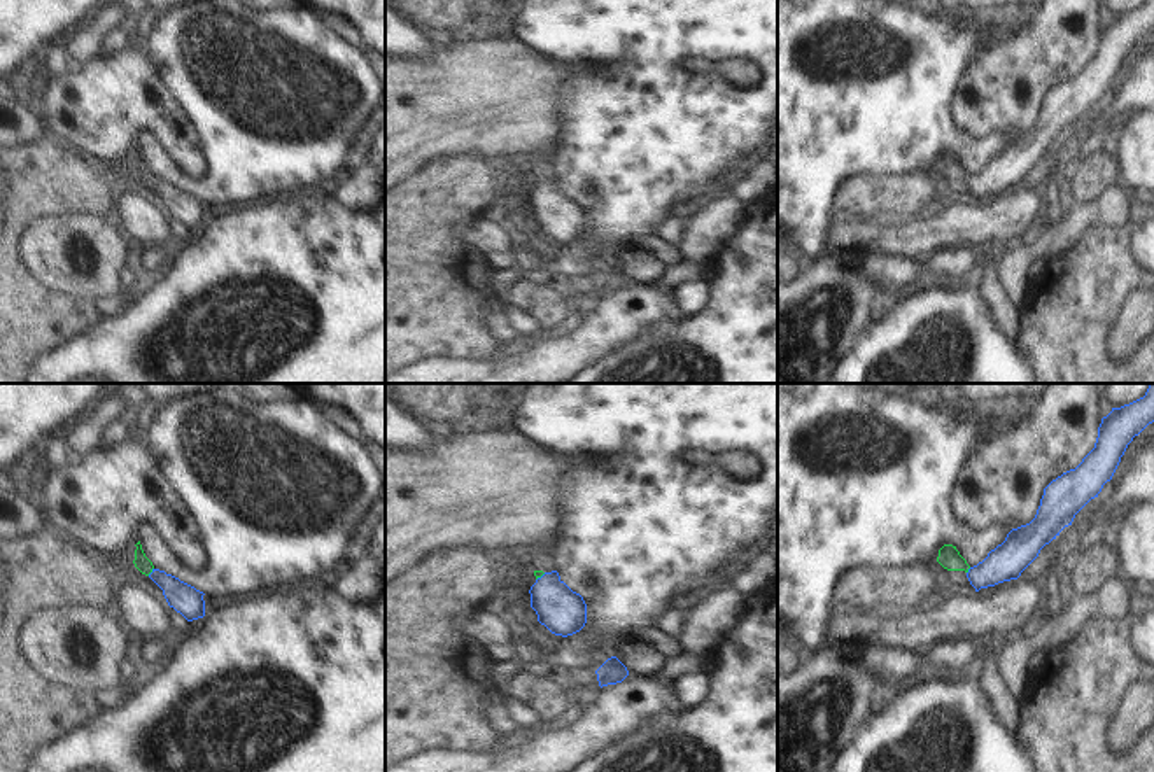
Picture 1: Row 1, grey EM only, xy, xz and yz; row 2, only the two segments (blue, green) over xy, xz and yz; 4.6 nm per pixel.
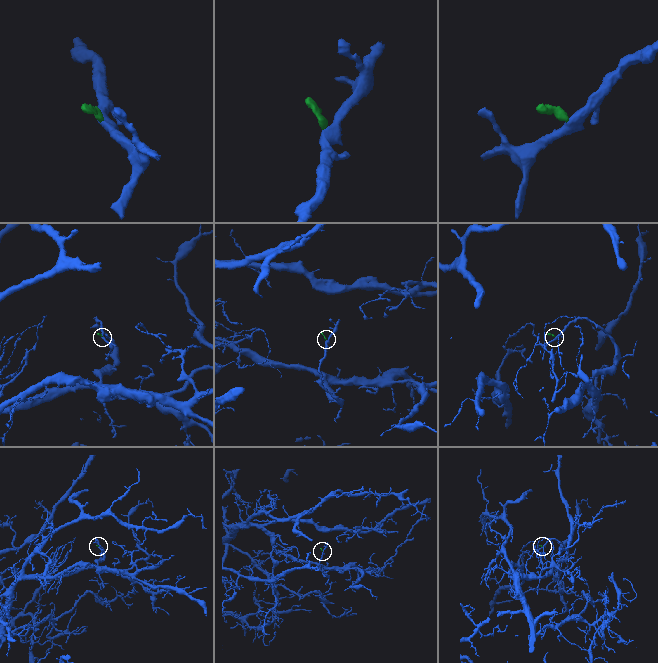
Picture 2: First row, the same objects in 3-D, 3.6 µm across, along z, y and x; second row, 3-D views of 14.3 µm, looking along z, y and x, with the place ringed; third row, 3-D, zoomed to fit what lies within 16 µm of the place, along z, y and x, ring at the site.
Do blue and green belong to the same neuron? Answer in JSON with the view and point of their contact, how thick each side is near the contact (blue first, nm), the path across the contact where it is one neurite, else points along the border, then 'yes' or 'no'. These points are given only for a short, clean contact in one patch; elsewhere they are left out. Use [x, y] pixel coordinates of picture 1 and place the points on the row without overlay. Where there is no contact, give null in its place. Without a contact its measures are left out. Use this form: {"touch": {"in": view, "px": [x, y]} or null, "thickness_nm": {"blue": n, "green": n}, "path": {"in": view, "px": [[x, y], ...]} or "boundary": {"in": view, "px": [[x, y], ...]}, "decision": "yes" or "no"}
{"touch": {"in": "xy", "px": [153, 179]}, "thickness_nm": {"blue": 140, "green": 70}, "path": {"in": "xy", "px": [[188, 209], [153, 179], [142, 170]]}, "decision": "yes"}

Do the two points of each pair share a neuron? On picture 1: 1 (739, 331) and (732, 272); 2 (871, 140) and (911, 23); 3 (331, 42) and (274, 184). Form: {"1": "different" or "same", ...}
{"1": "same", "2": "same", "3": "same"}

